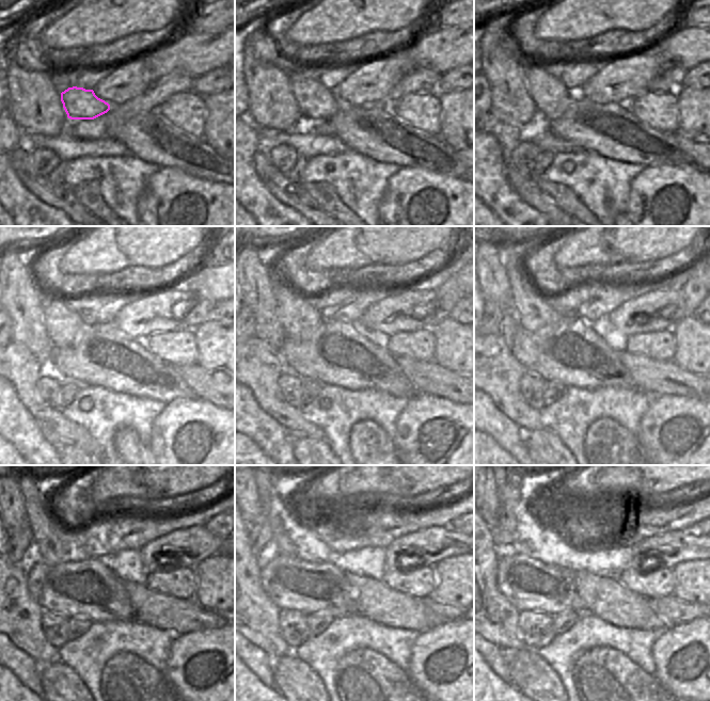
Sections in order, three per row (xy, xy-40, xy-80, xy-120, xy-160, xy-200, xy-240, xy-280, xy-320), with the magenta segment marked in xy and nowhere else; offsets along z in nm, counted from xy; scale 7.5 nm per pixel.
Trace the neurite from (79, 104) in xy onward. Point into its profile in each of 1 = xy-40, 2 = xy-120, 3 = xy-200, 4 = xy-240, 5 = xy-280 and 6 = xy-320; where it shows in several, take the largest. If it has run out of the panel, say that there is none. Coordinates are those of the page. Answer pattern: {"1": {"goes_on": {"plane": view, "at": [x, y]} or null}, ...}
{"1": {"goes_on": {"plane": "xy-40", "at": [317, 104]}}, "2": {"goes_on": {"plane": "xy-120", "at": [61, 322]}}, "3": {"goes_on": {"plane": "xy-200", "at": [533, 312]}}, "4": {"goes_on": {"plane": "xy-240", "at": [48, 546]}}, "5": {"goes_on": {"plane": "xy-280", "at": [274, 506]}}, "6": {"goes_on": {"plane": "xy-320", "at": [499, 487]}}}

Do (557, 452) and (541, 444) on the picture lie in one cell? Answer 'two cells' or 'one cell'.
one cell

